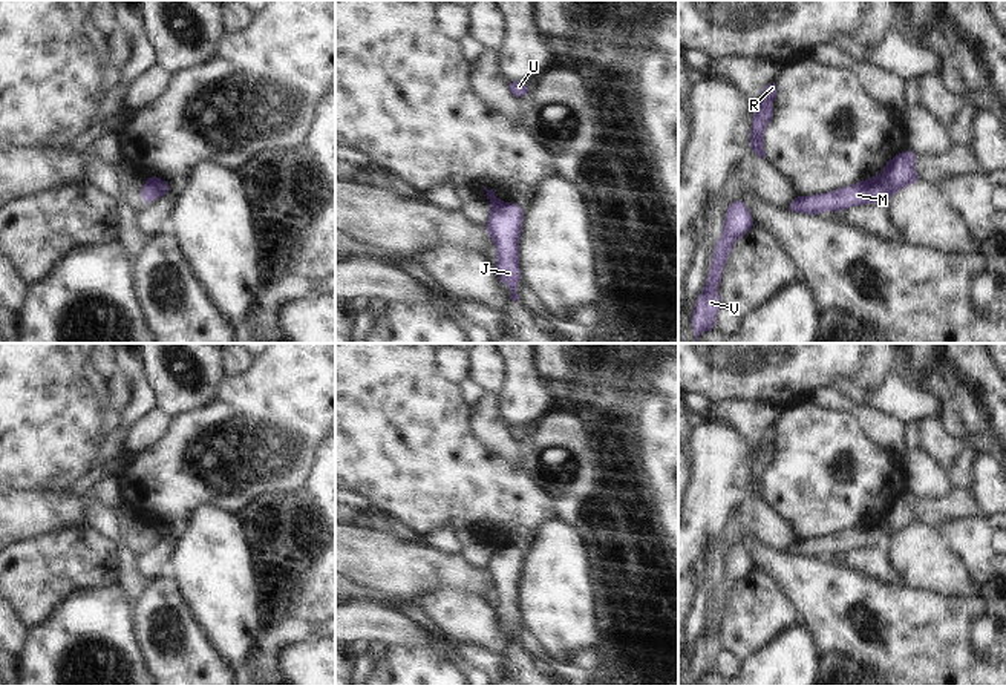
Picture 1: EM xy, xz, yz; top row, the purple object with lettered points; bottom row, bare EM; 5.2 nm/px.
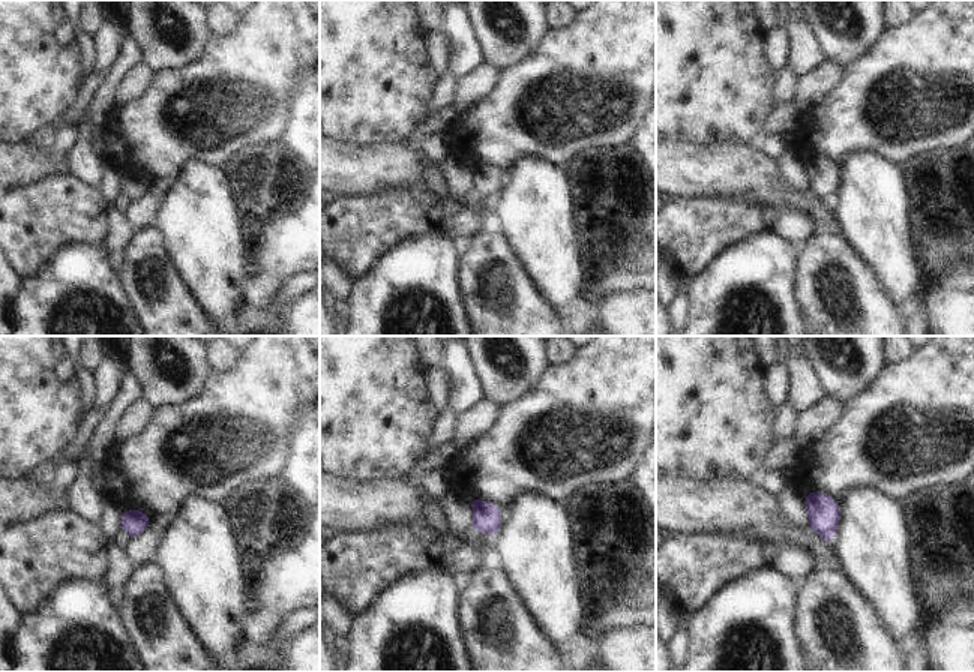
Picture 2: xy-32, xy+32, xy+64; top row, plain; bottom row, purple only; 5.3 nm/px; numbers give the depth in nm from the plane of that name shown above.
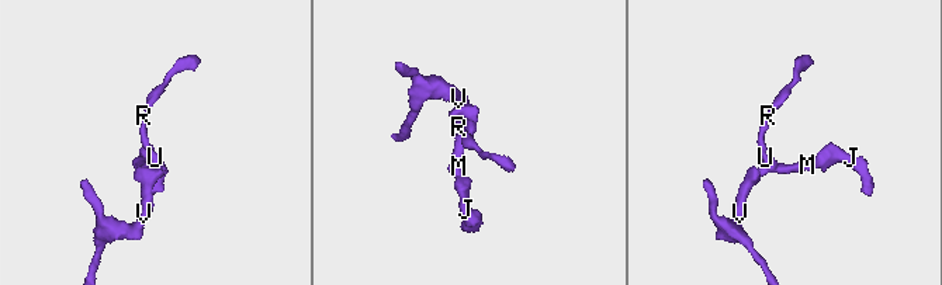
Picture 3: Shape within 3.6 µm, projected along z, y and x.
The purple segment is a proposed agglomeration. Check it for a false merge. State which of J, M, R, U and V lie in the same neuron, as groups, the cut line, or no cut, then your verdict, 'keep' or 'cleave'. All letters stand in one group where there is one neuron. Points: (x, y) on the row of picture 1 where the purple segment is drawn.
J / M R U V; cut in yz along (878, 178), (885, 199); cleave

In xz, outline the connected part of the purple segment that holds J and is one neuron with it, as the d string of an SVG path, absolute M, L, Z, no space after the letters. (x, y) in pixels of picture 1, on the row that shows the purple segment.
M493 201L492 215L485 224L485 230L490 233L498 248L498 262L495 265L496 273L511 290L511 300L519 300L514 288L518 284L521 284L518 251L522 218L524 210L519 204Z

